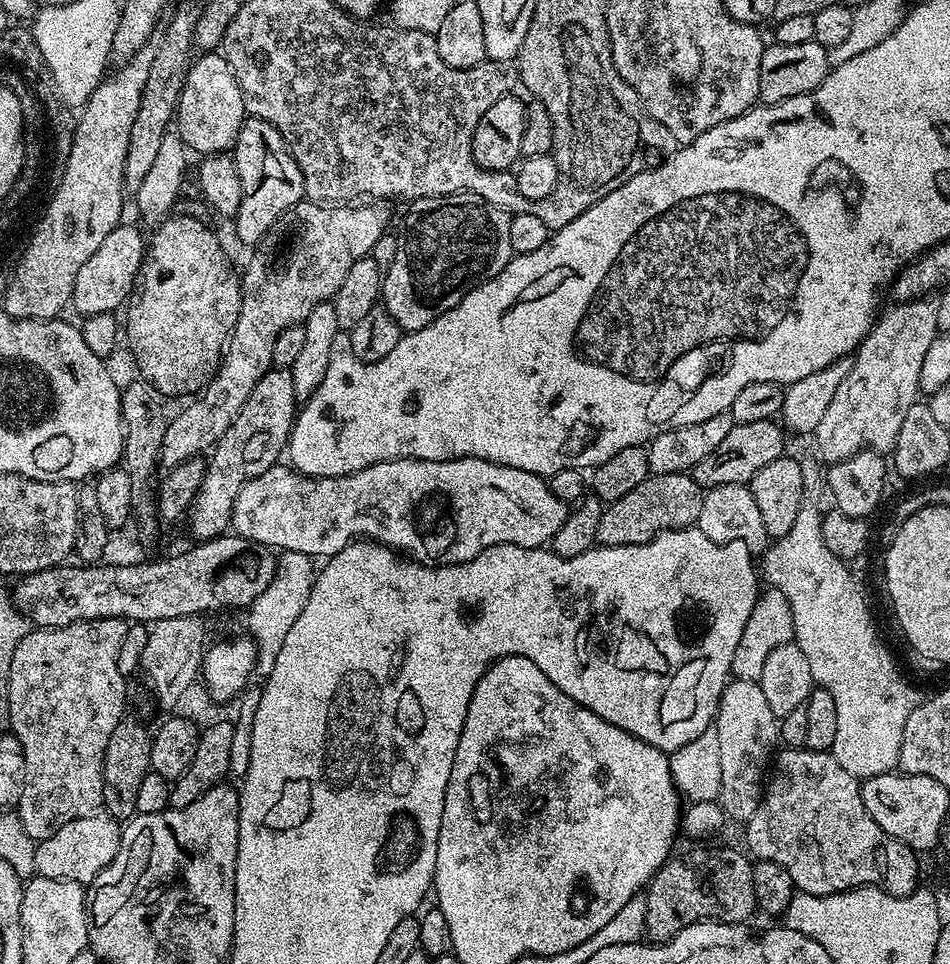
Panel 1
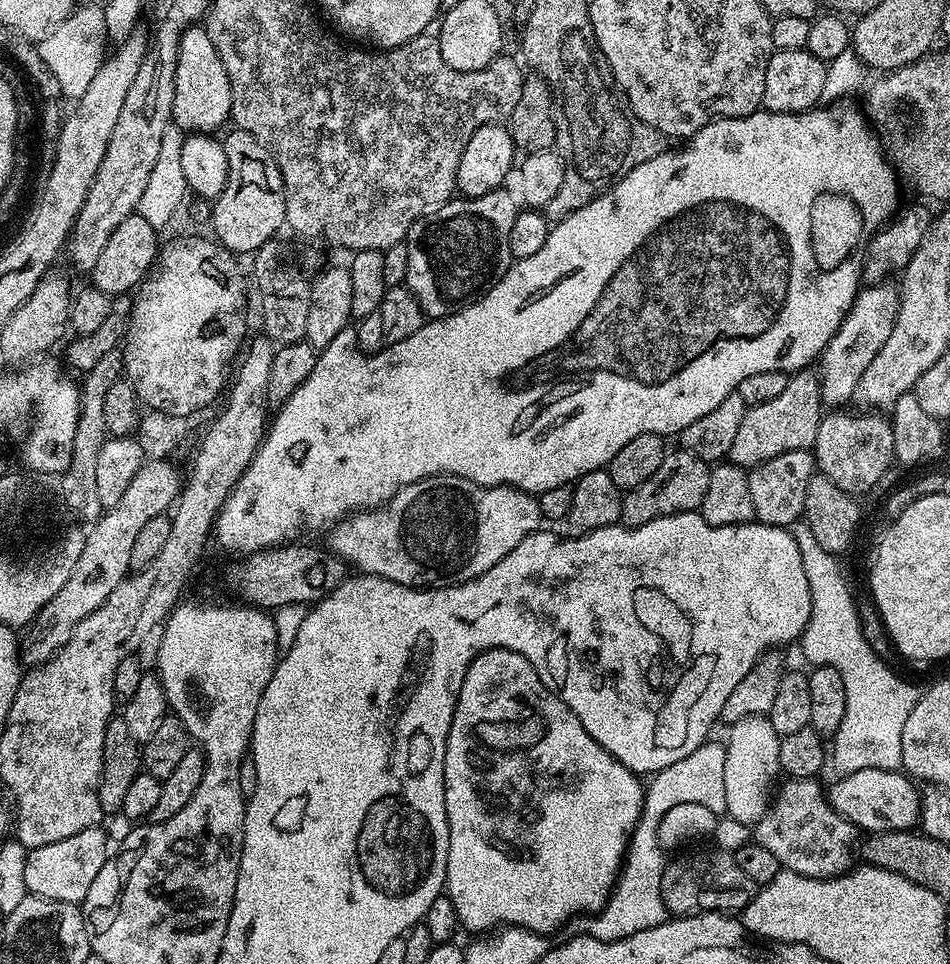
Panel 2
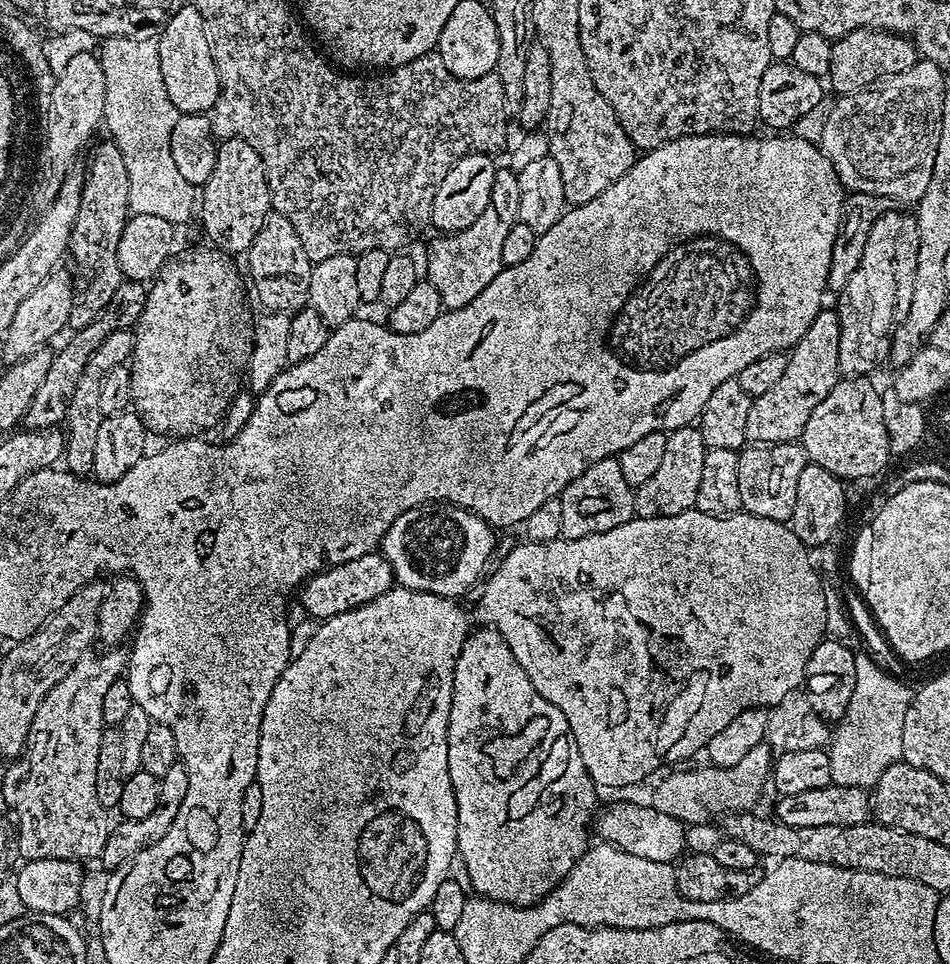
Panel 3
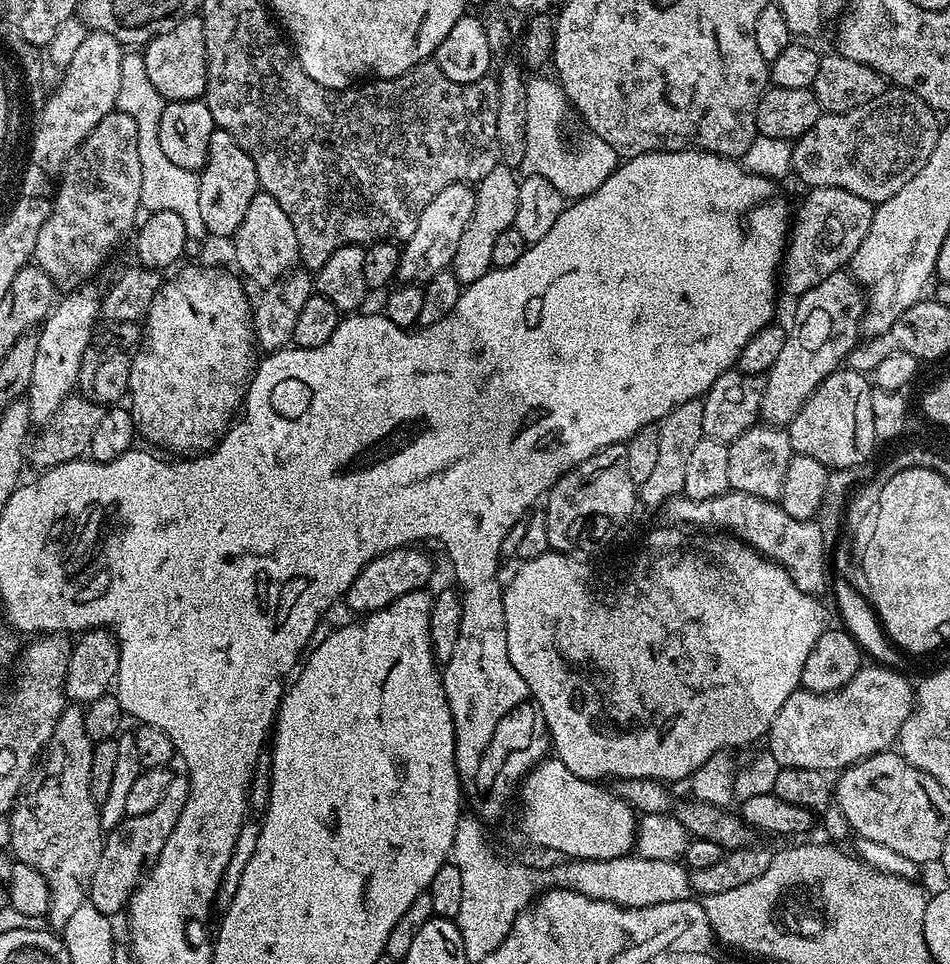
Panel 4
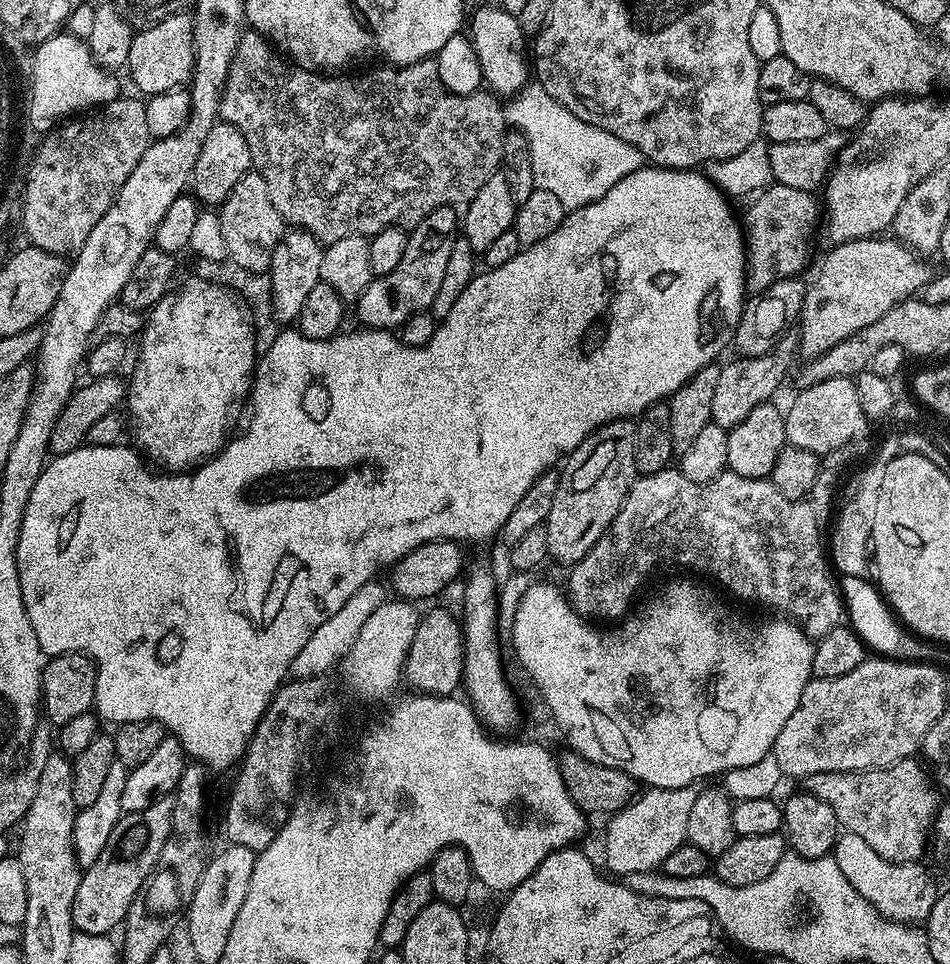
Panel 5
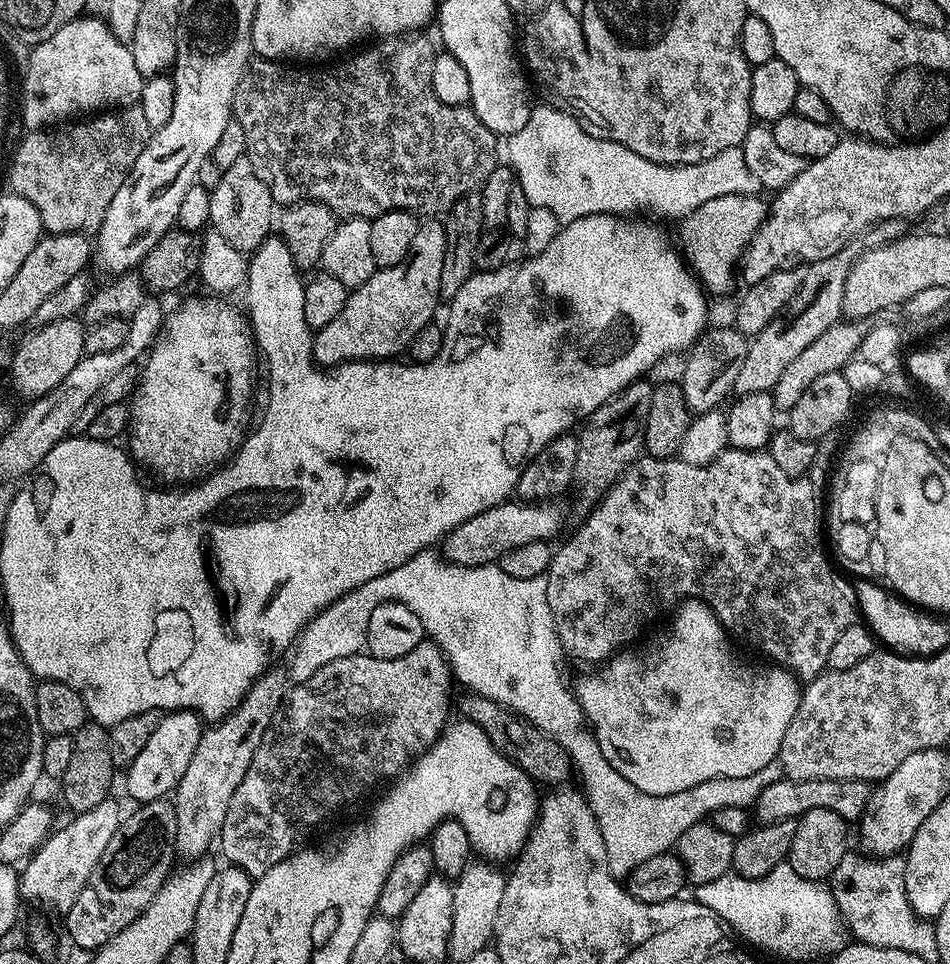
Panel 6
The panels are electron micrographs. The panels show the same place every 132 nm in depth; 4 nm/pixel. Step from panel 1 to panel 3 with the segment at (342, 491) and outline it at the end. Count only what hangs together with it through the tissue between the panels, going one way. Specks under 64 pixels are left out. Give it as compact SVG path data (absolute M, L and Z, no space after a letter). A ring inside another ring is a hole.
M429 502L419 508L411 508L398 518L386 530L382 541L382 554L390 562L395 583L401 588L429 592L449 598L460 598L460 595L479 578L488 559L493 559L498 541L492 525L480 516L469 512L467 508L458 508L447 502Z

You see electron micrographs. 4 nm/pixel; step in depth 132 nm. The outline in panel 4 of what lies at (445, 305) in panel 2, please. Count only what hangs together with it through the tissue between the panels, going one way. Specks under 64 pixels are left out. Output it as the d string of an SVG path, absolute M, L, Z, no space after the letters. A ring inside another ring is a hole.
M498 163L494 166L494 170L490 170L490 174L486 174L486 178L478 181L474 214L466 230L462 230L458 250L450 265L450 270L460 279L461 285L467 286L478 282L478 278L492 271L494 241L498 238L498 234L502 234L502 230L513 227L518 212L520 180L516 175L513 169Z

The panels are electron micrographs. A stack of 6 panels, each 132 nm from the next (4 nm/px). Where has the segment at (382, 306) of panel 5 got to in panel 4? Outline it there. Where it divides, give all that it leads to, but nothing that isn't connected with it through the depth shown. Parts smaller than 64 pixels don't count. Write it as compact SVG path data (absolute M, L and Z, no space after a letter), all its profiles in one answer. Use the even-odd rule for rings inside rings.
M468 182L451 184L446 186L446 190L434 194L430 206L422 210L414 234L410 234L410 238L403 241L398 273L401 281L426 282L451 265L458 250L458 242L462 238L462 230L466 230L474 214L477 195L477 189Z

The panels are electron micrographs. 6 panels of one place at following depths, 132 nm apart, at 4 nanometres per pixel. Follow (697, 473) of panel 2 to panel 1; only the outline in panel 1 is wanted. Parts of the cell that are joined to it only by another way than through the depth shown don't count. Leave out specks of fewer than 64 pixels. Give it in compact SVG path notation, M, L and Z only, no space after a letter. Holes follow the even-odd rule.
M675 472L674 474L649 475L626 498L618 498L605 507L602 522L598 524L596 544L610 546L638 546L650 542L663 532L673 532L679 528L691 528L702 514L702 502L705 489L691 474Z

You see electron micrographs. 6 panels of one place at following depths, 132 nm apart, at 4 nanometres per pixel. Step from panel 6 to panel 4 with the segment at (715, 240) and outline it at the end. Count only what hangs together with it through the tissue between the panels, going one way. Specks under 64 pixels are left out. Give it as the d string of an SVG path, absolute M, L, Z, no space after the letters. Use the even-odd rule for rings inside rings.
M811 187L792 214L789 239L782 262L782 286L794 298L818 286L832 272L849 263L852 253L862 246L862 238L870 230L874 205L838 187Z

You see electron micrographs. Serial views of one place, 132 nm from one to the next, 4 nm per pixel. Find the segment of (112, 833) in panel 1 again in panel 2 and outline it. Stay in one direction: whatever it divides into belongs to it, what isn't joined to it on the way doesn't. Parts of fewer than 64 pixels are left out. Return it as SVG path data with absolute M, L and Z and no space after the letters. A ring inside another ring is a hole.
M100 826L87 828L70 838L62 838L62 842L50 842L50 846L31 849L26 858L26 886L29 893L58 902L83 905L94 878L98 878L98 870L102 870L110 858L108 836L102 829Z

